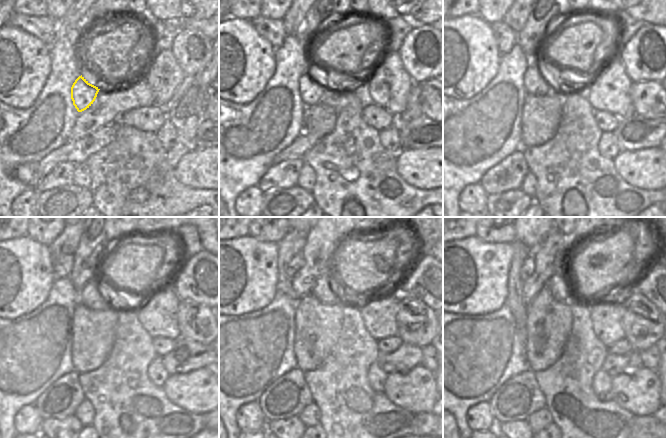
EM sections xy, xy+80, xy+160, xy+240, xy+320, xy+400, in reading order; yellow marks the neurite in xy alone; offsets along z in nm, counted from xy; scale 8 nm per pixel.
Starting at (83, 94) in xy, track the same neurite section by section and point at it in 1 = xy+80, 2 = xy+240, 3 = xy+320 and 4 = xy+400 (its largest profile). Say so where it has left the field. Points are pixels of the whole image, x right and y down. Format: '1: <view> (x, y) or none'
1: xy+80 (312, 89)
2: xy+240 (90, 296)
3: xy+320 (325, 289)
4: xy+400 (559, 285)

